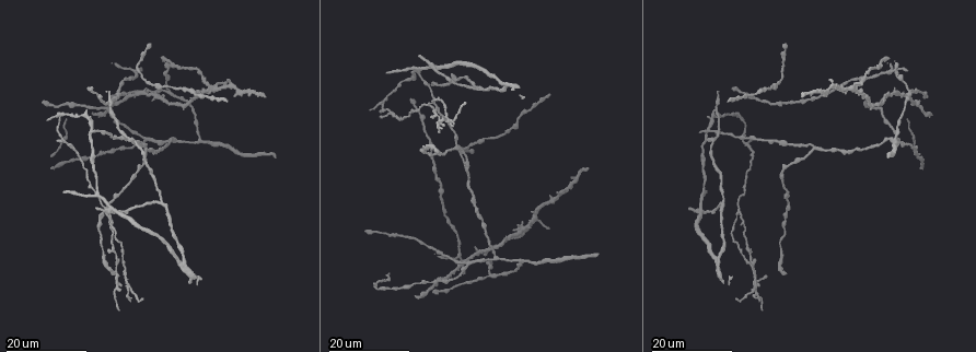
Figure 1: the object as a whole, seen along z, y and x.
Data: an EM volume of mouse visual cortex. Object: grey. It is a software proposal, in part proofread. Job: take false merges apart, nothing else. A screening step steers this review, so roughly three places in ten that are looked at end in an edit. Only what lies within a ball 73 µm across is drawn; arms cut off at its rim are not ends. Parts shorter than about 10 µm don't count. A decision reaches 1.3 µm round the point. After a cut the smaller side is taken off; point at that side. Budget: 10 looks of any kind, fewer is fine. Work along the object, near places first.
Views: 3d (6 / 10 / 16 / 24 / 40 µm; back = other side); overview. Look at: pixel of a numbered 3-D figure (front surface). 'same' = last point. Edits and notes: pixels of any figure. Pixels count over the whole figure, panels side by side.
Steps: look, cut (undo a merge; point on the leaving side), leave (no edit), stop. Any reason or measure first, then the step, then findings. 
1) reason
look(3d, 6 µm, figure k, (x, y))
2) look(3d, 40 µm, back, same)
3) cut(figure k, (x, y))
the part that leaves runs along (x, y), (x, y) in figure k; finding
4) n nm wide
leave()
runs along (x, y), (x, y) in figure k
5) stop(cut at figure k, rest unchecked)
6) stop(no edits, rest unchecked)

side arm on a straight run
look(3d, 16 µm, figure 1, (743, 144))

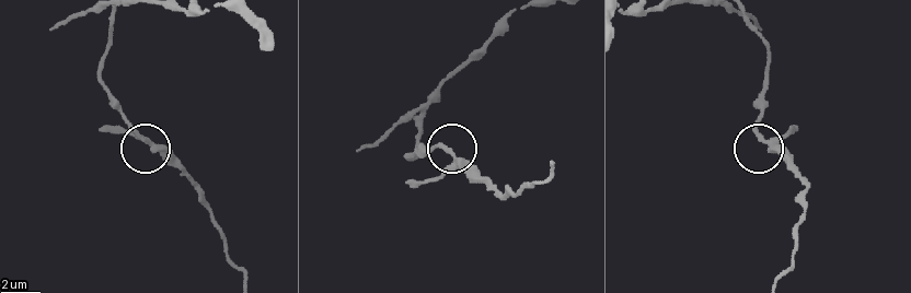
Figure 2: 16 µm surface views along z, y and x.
closer look
look(3d, 10 µm, figure 2, (146, 140))

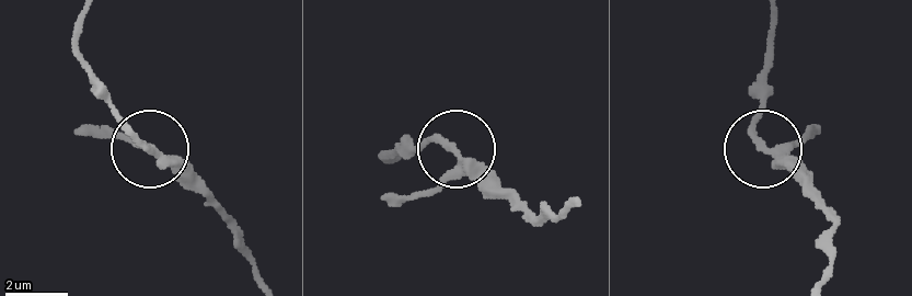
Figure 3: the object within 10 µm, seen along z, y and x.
3 arms
leave()
runs along (774, 13), (774, 60), (759, 132), (819, 192) in figure 3; continuous, no second cell

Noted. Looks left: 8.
three arms meet
look(3d, 24 µm, figure 1, (737, 213))

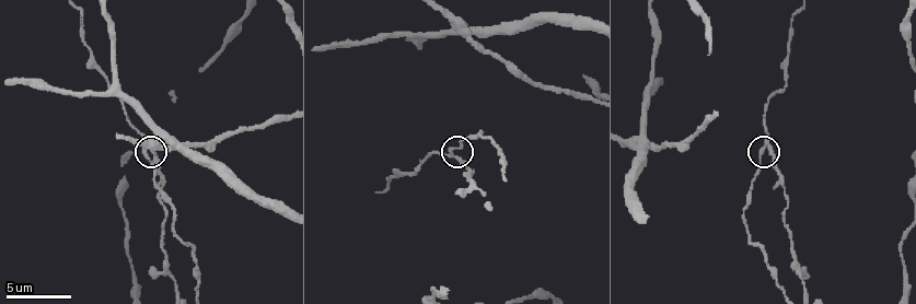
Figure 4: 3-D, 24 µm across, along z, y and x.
look(3d, 6 µm, figure 4, (763, 145))

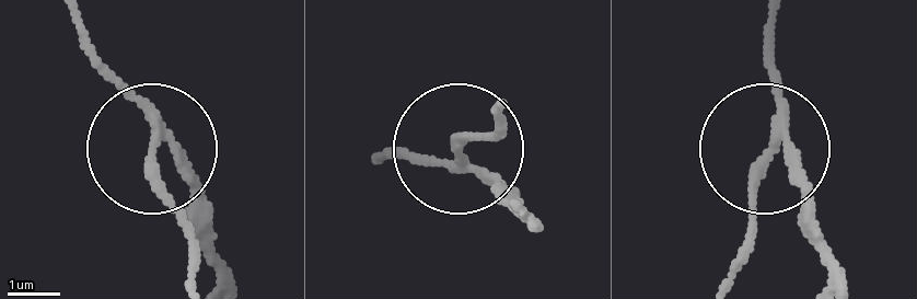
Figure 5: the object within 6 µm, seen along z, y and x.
190 nm wide
leave()
runs along (77, 23), (81, 49), (142, 115), (229, 267) in figure 5; continuous, no second cell

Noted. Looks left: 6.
look(3d, 16 µm, figure 1, (779, 103))

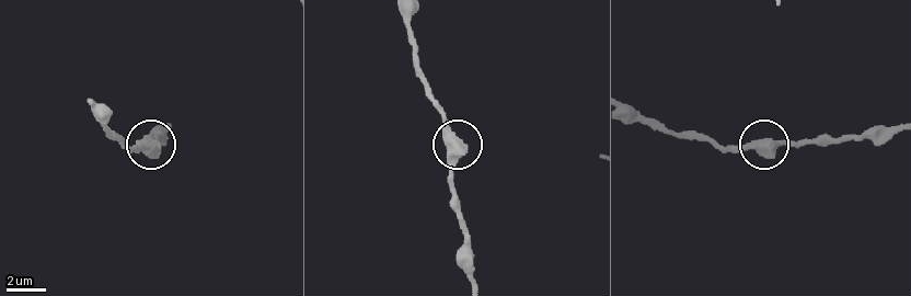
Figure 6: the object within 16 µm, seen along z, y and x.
zoom in
look(3d, 6 µm, figure 6, (768, 143))

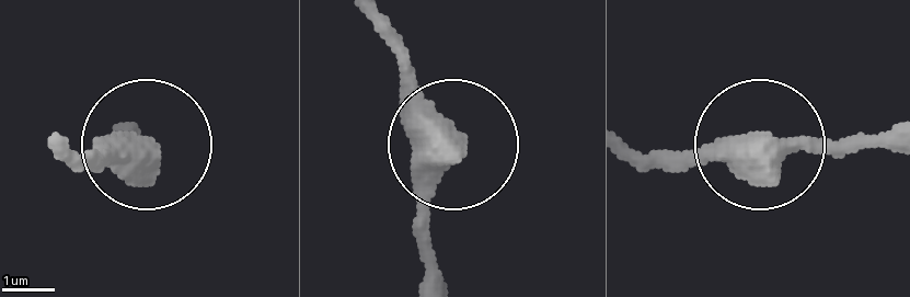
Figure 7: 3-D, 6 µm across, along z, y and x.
470 nm wide
leave()
runs along (441, 269), (424, 178), (446, 125), (389, 37) in figure 7; one cell here

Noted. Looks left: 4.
three-way junction
look(3d, 16 µm, figure 1, (199, 141))

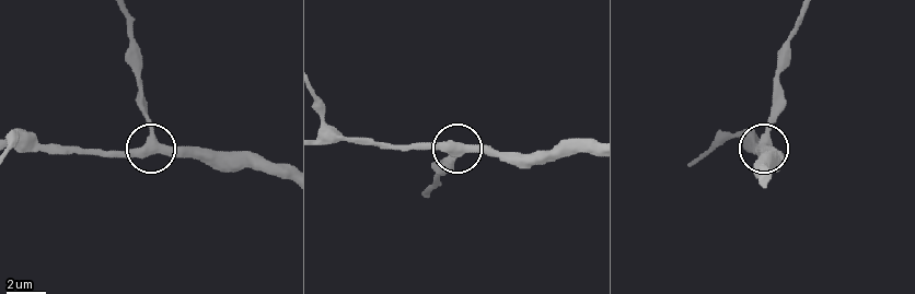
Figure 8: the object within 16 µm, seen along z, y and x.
look(3d, 6 µm, figure 8, (765, 138))

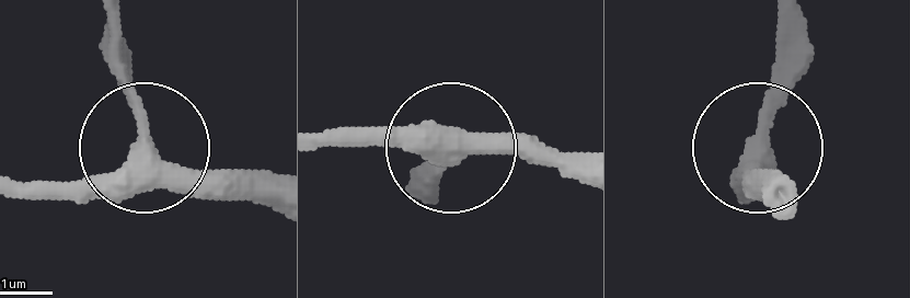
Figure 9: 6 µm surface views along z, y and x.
side arm 21 µm; 3 arms
leave()
all the same cell

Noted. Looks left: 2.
three-way junction
look(3d, 24 µm, figure 1, (722, 201))

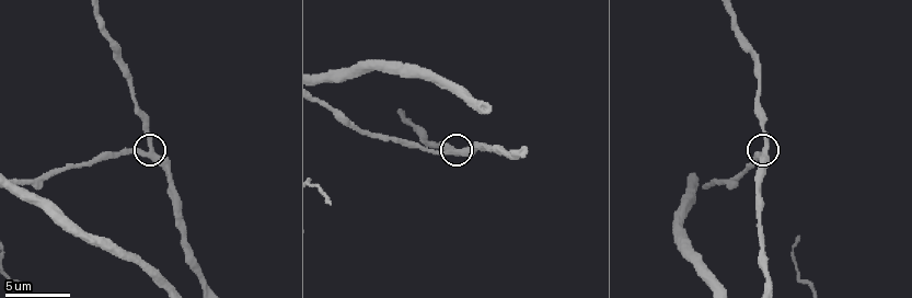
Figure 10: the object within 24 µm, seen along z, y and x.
closer look
look(3d, 6 µm, figure 10, (150, 149))

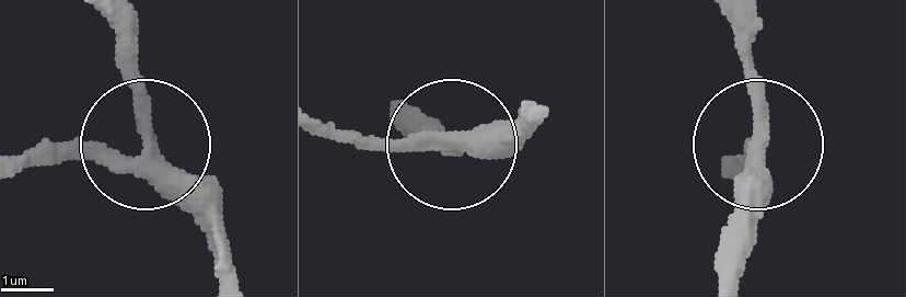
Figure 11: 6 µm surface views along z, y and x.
side arm 19 µm
leave()
runs along (328, 127), (473, 145), (524, 105) in figure 11; all the same cell

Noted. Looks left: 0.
stop(no edits, rest unchecked)

